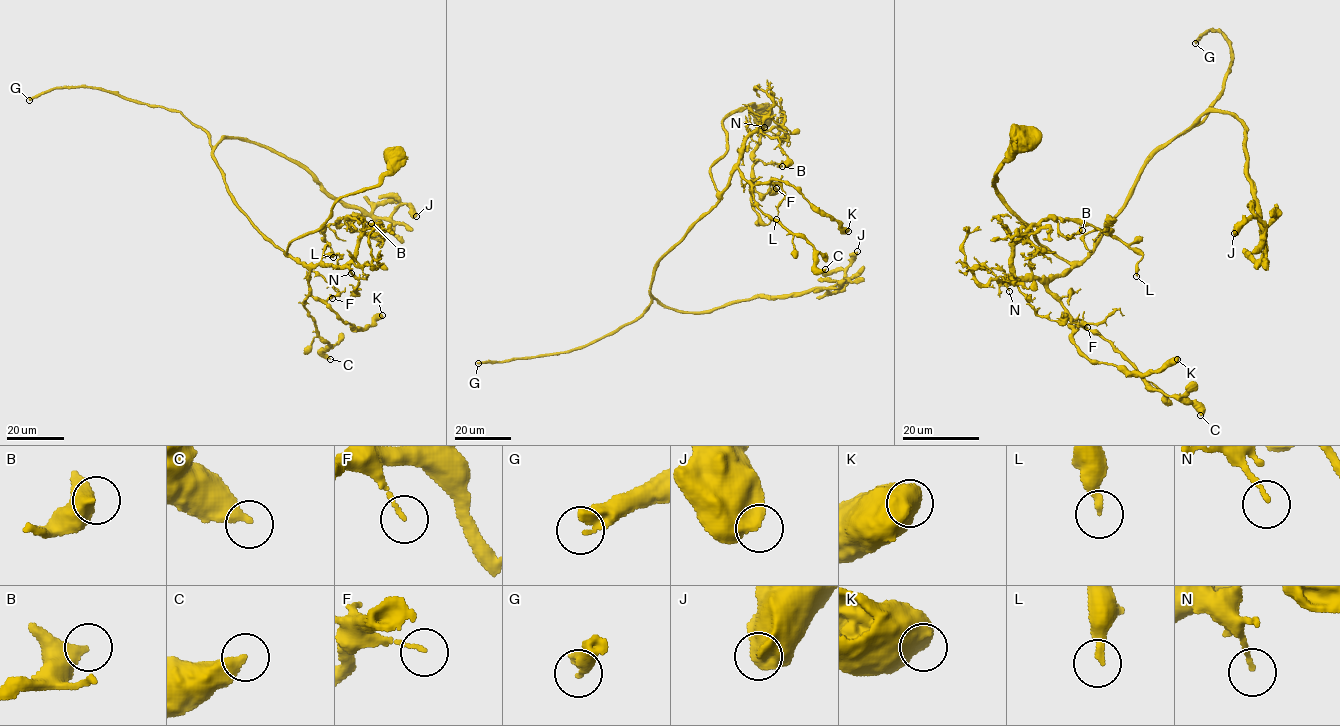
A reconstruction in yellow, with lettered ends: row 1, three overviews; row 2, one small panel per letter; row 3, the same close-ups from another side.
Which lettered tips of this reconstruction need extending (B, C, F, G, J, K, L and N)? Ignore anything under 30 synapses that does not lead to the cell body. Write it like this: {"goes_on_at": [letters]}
{"goes_on_at": ["G"]}

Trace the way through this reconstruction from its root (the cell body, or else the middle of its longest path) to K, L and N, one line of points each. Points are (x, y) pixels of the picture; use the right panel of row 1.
K: (1023, 135), (993, 184), (1041, 245), (1070, 264), (1047, 291), (1073, 325), (1078, 350), (1137, 373), (1177, 359)
L: (1023, 135), (993, 184), (1071, 266), (1012, 280), (1013, 243), (1058, 218), (1132, 247), (1136, 276)
N: (1023, 135), (1017, 134), (1015, 151), (993, 184), (1041, 245), (1071, 266), (1054, 276), (1008, 280), (1009, 291)

